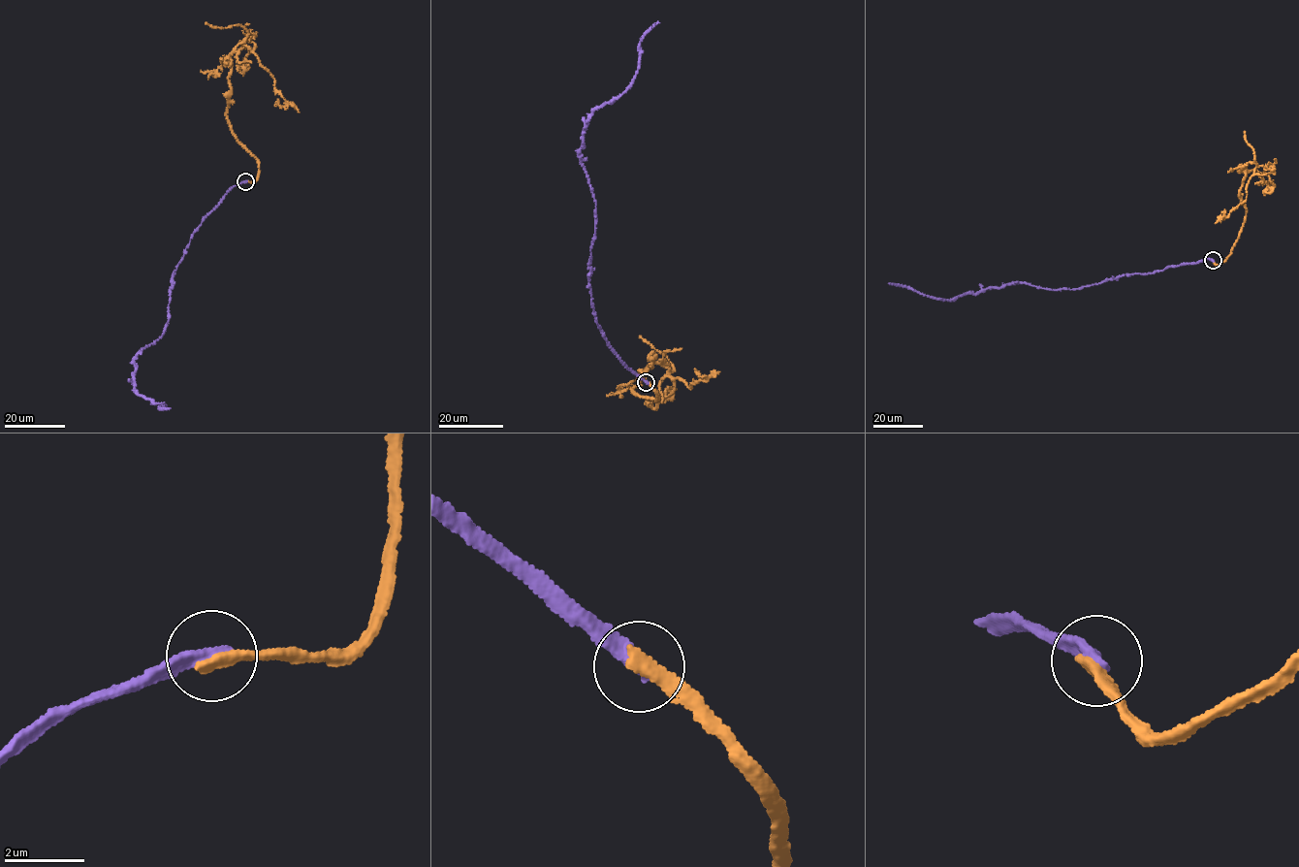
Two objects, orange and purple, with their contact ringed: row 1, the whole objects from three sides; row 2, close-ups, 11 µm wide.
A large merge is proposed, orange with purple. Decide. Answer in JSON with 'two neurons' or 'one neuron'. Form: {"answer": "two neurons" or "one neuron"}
{"answer": "two neurons"}

